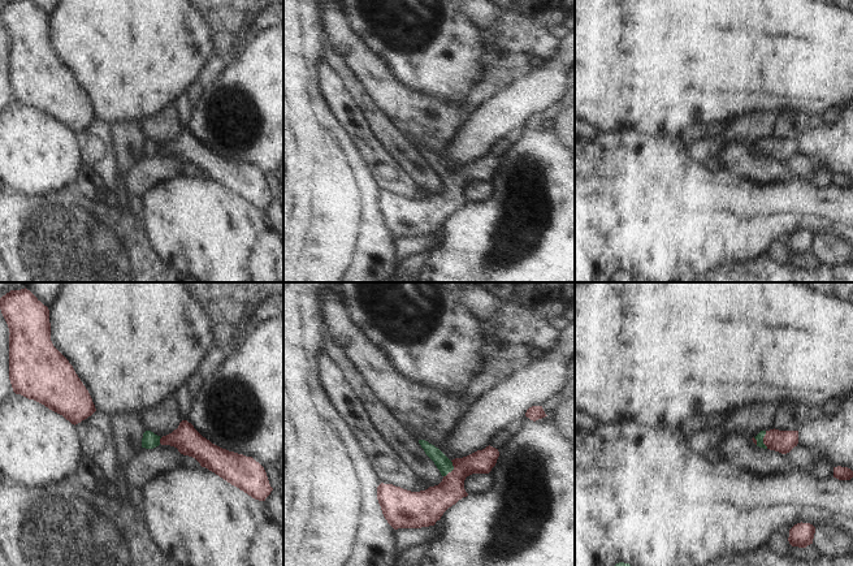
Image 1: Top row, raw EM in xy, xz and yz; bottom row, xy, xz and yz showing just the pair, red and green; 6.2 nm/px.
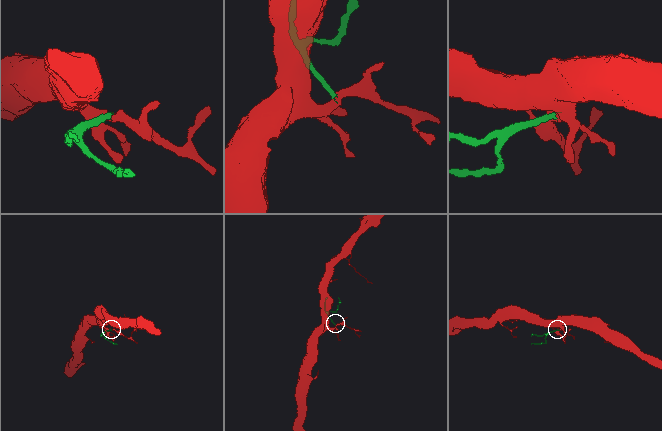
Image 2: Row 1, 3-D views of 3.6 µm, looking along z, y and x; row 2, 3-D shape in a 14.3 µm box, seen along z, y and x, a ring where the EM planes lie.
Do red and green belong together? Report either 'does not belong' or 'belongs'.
belongs

